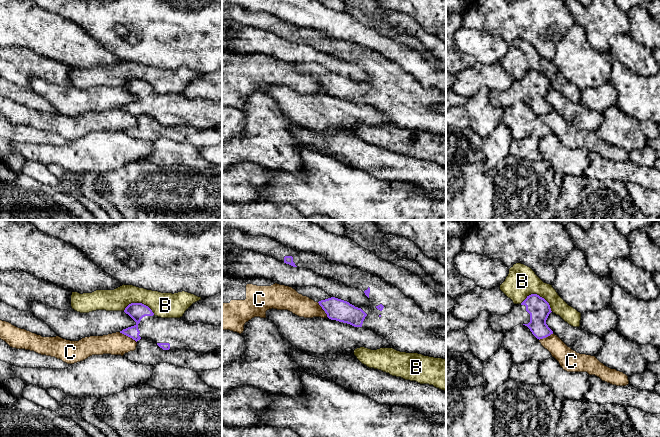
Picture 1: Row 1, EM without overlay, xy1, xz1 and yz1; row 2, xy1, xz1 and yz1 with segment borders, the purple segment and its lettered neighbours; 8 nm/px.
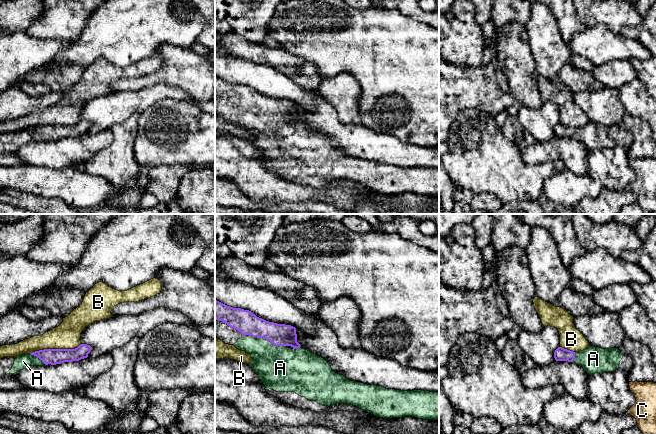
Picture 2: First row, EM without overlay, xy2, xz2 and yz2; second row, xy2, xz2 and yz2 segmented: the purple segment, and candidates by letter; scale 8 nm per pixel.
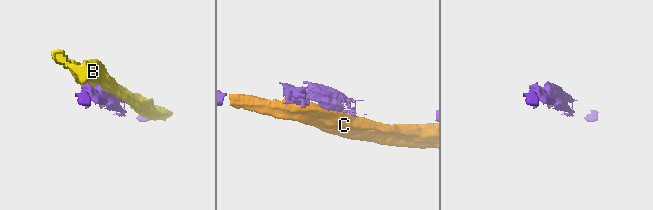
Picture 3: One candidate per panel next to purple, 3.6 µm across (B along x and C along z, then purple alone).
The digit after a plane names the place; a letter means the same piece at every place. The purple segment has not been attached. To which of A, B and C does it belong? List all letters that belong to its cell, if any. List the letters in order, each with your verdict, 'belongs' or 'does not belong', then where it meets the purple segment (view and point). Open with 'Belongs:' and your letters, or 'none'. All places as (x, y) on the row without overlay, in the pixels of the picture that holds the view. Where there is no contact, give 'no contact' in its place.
Belongs: A
A: belongs; meets purple in xz2 at (264, 114)
B: does not belong; meets purple in xy2 at (54, 125)
C: does not belong; meets purple in xy1 at (128, 112)

